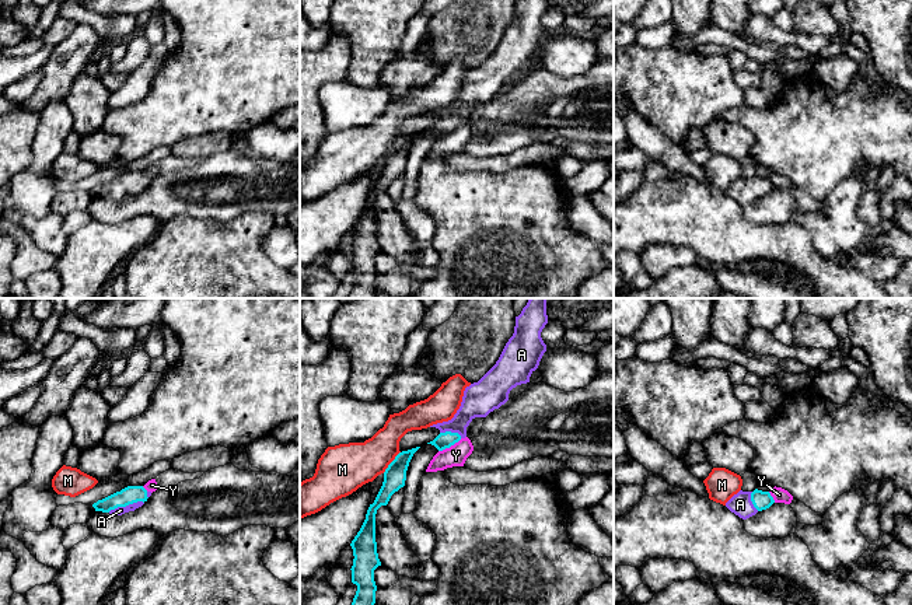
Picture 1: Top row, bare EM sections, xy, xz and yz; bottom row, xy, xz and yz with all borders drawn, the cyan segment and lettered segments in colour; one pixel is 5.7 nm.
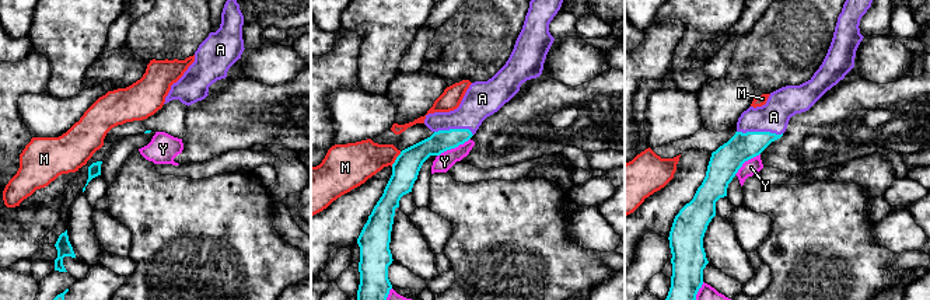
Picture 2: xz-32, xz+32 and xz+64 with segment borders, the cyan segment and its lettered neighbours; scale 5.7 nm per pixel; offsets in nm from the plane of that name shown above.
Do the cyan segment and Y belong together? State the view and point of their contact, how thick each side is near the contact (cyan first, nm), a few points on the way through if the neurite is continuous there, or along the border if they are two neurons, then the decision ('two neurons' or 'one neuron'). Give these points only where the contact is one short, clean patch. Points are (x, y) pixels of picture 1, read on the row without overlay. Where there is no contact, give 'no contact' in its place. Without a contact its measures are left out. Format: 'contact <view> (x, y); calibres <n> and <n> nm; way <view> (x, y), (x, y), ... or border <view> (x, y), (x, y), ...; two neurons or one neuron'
contact xz (450, 132); calibres 100 and 120 nm; two neurons

